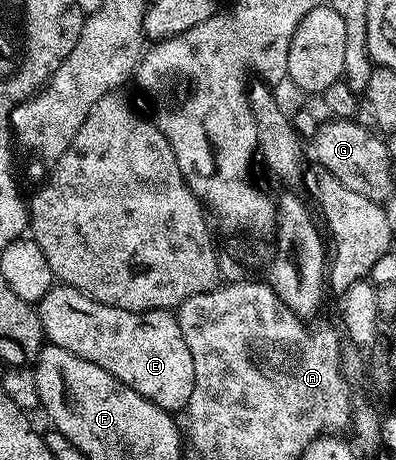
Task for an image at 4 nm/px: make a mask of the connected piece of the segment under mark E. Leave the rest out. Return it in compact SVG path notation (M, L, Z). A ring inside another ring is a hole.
M54 285L36 304L37 316L41 319L44 338L54 347L62 347L75 357L83 357L91 361L91 365L99 365L111 377L123 381L135 393L147 397L155 405L159 405L170 413L184 412L191 401L191 389L195 389L195 361L191 361L191 349L187 349L187 341L183 337L183 329L179 329L179 321L172 310L128 311L112 307L106 303L87 297L79 289L64 285Z

